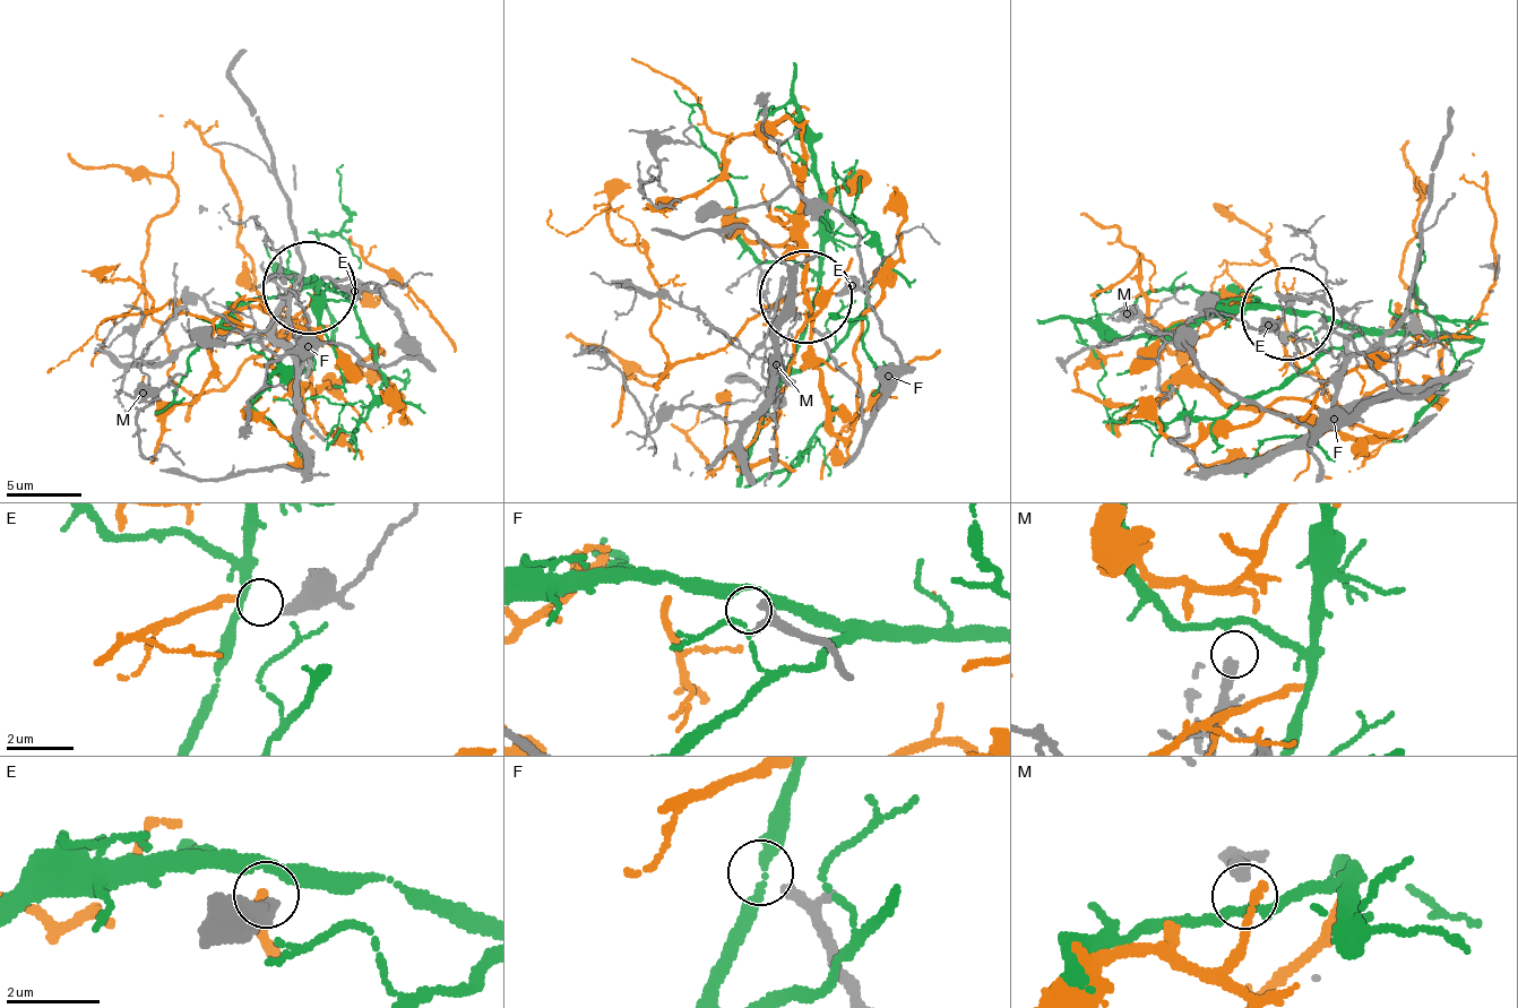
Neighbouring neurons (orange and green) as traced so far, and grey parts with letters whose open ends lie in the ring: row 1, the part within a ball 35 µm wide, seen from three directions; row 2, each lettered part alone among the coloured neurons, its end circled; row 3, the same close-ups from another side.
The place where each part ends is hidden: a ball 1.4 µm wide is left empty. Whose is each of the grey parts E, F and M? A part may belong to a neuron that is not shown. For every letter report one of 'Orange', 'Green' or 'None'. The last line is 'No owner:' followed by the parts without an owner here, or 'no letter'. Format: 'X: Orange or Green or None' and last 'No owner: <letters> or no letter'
E: Orange
F: None
M: None
No owner: F, M

